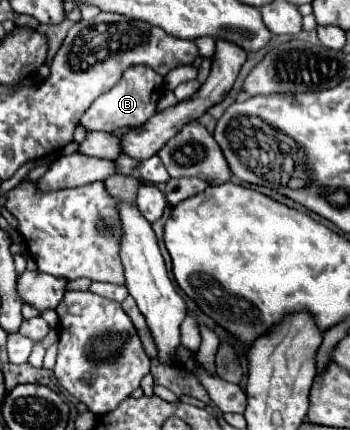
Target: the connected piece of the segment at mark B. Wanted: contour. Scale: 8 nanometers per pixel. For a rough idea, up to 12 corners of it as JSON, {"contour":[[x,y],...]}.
{"contour":[[129,67],[83,113],[85,131],[143,125],[163,95],[163,77]]}

